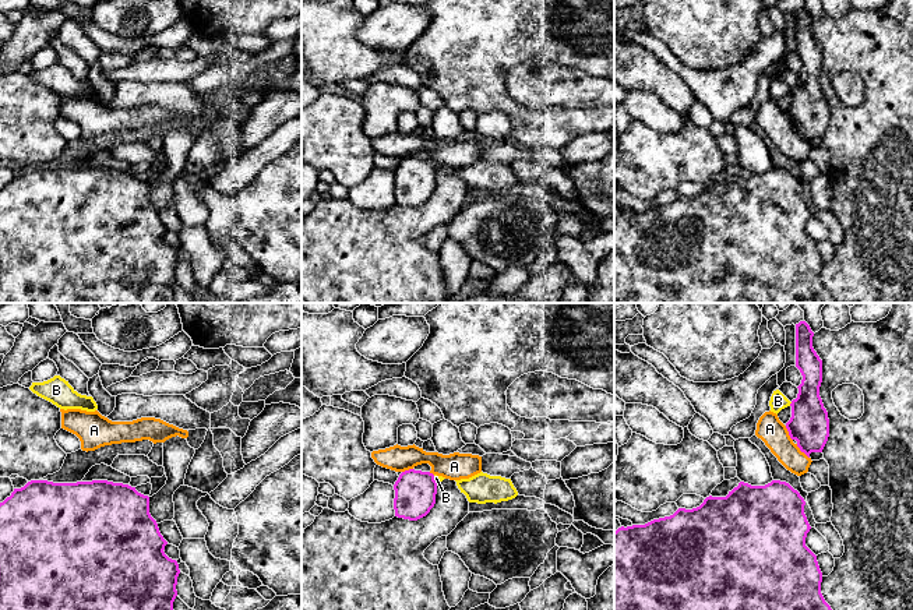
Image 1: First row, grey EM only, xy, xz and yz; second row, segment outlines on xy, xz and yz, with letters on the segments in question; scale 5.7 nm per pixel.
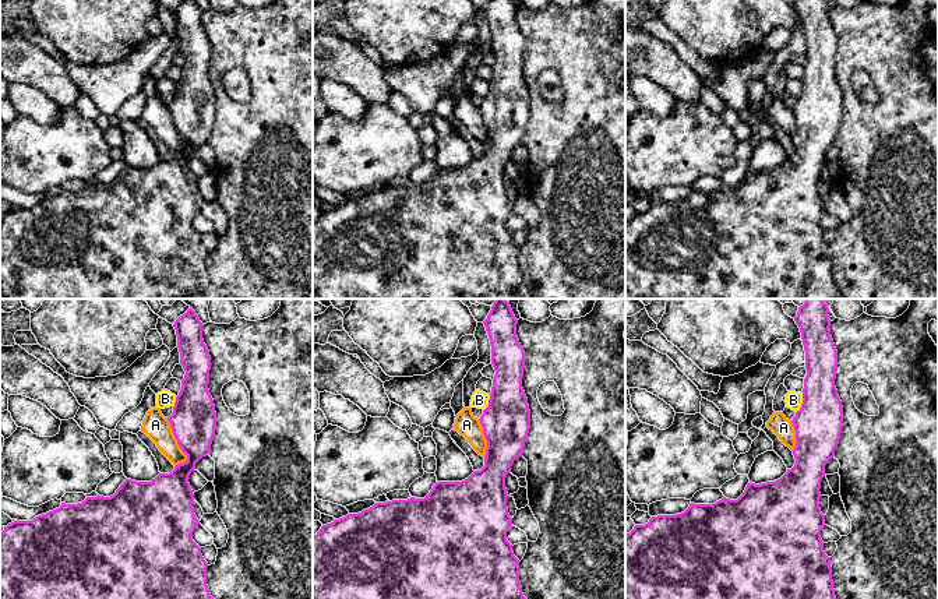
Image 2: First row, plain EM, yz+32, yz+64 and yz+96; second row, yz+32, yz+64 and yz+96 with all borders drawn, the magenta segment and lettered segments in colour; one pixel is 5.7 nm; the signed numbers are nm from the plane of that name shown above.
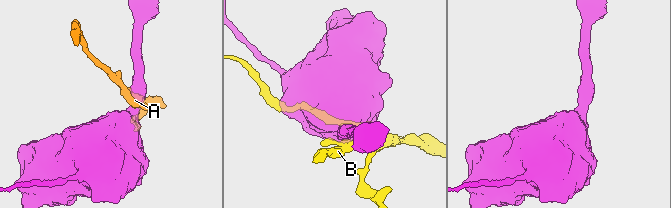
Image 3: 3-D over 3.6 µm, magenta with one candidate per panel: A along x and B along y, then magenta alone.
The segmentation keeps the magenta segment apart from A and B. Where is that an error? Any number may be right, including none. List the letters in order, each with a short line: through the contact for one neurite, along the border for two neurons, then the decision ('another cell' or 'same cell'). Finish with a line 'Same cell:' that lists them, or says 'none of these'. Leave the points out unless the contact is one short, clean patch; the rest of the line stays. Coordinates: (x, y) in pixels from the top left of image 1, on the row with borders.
A: yz (796, 444), (808, 458) | another cell
B: yz (792, 402), (789, 405) | another cell
Same cell: none of these

